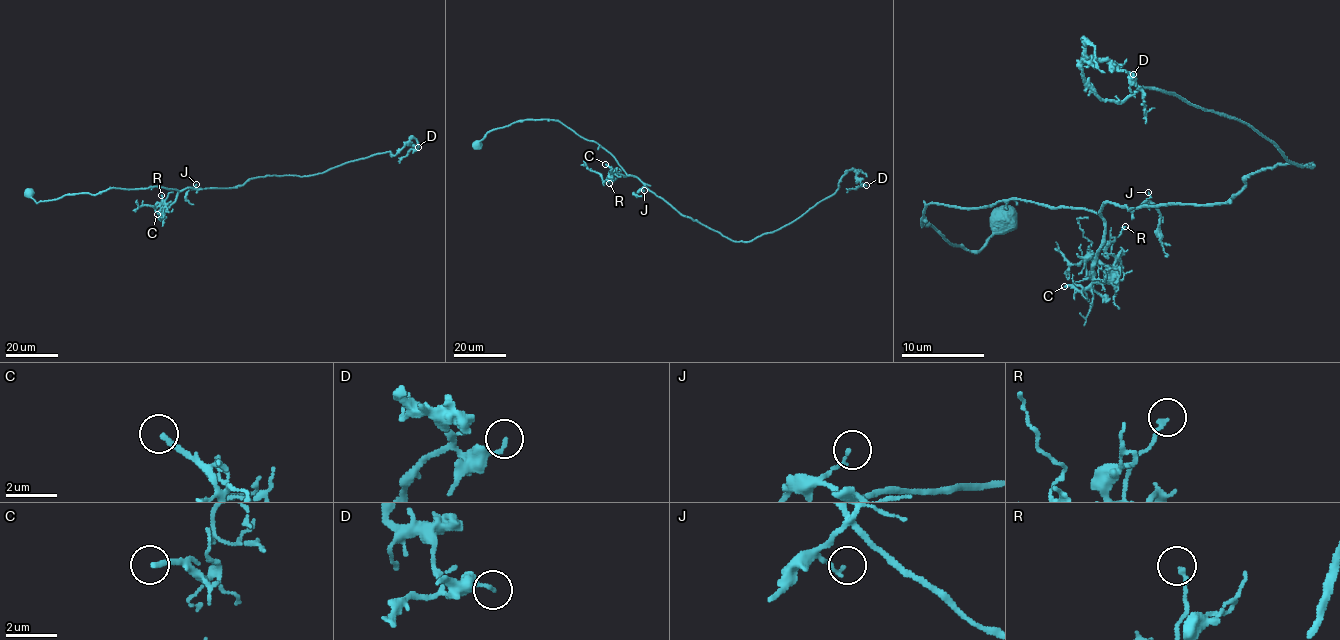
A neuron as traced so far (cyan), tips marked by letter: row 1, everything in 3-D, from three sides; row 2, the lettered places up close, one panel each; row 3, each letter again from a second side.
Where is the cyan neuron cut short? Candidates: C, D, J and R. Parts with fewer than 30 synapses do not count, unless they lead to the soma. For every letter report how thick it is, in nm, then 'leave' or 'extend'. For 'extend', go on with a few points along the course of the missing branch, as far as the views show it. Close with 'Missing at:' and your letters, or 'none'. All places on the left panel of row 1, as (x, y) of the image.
C: 200 nm | extend | (157, 214), (145, 216), (134, 213), (130, 204)
D: 140 nm | leave
J: 110 nm | leave
R: 160 nm | leave
Missing at: C

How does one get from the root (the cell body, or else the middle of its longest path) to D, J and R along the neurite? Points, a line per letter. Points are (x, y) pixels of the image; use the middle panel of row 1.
D: (682, 215), (733, 241), (750, 241), (792, 222), (830, 196), (850, 170), (866, 185)
J: (682, 215), (644, 186), (642, 189), (644, 190)
R: (682, 215), (636, 177), (614, 173), (609, 183)

